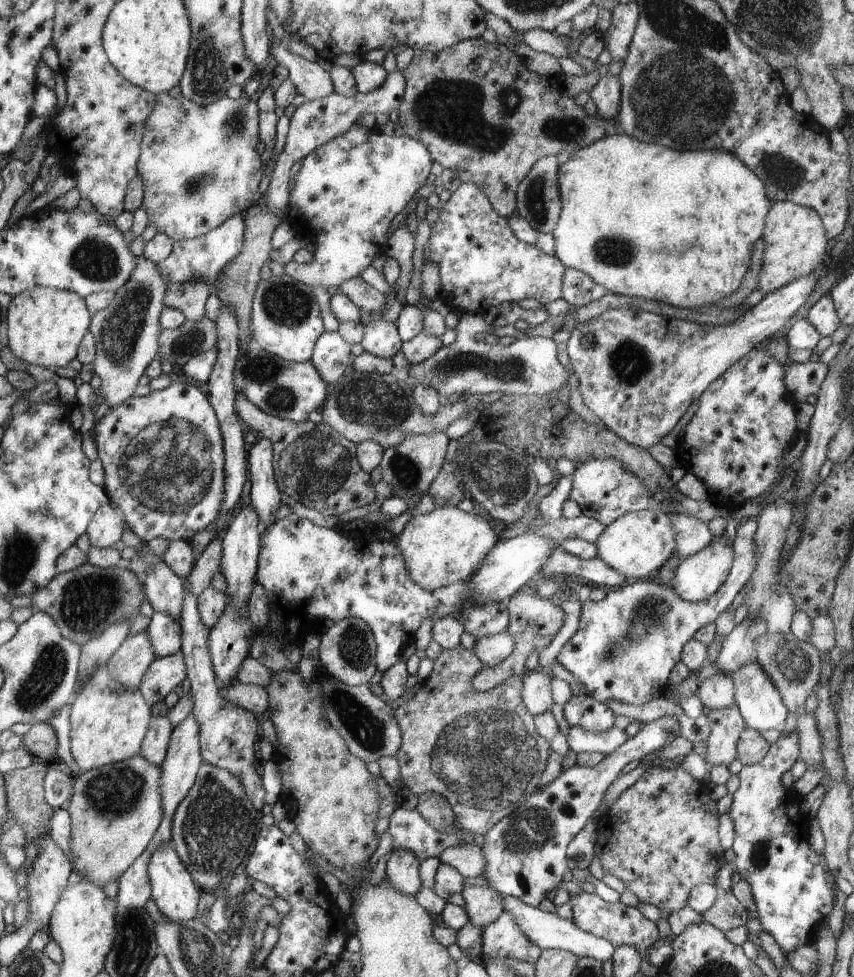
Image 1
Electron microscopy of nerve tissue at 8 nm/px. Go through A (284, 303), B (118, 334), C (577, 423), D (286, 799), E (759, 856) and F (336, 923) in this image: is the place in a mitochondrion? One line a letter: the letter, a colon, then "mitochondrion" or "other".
A: mitochondrion
B: mitochondrion
C: other
D: other
E: mitochondrion
F: other

